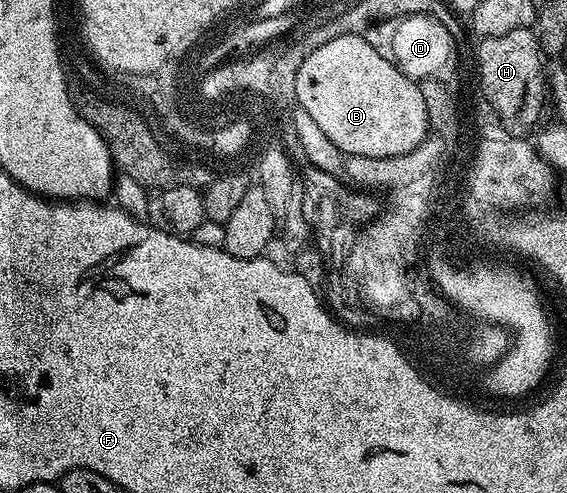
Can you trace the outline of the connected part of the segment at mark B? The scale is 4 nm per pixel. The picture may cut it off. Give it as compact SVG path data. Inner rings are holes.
M364 35L333 38L319 46L295 74L297 103L349 155L391 158L419 146L429 129L427 106L418 81L405 75L386 53L365 41Z

